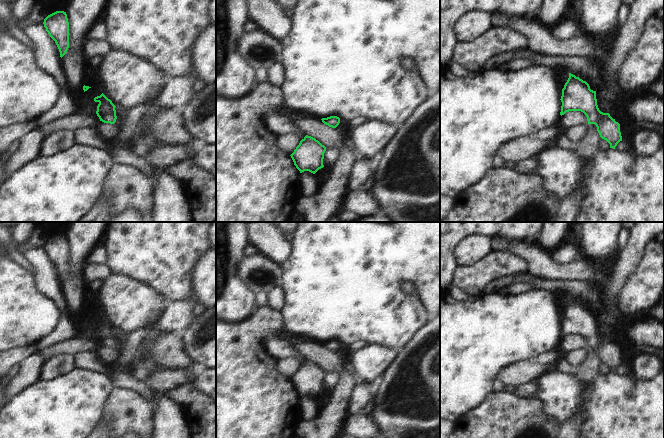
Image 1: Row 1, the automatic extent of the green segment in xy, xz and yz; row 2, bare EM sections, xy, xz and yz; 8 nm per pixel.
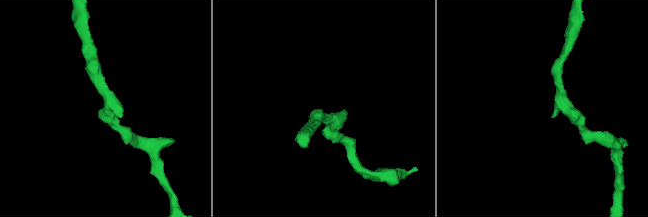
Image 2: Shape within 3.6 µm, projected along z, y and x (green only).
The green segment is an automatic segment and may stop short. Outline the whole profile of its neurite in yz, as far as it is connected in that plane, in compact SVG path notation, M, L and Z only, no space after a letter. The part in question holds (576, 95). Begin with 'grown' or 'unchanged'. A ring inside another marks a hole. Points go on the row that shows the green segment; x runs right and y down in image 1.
unchanged; M569 73L560 100L561 116L569 111L581 111L586 115L588 124L596 125L600 137L610 144L610 148L615 149L622 141L620 124L609 113L599 110L596 91L591 90L586 81Z

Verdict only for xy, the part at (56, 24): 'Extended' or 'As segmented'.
As segmented

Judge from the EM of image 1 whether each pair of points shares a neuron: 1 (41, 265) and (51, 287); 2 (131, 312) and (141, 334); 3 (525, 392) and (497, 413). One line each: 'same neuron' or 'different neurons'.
1: same neuron
2: different neurons
3: different neurons

